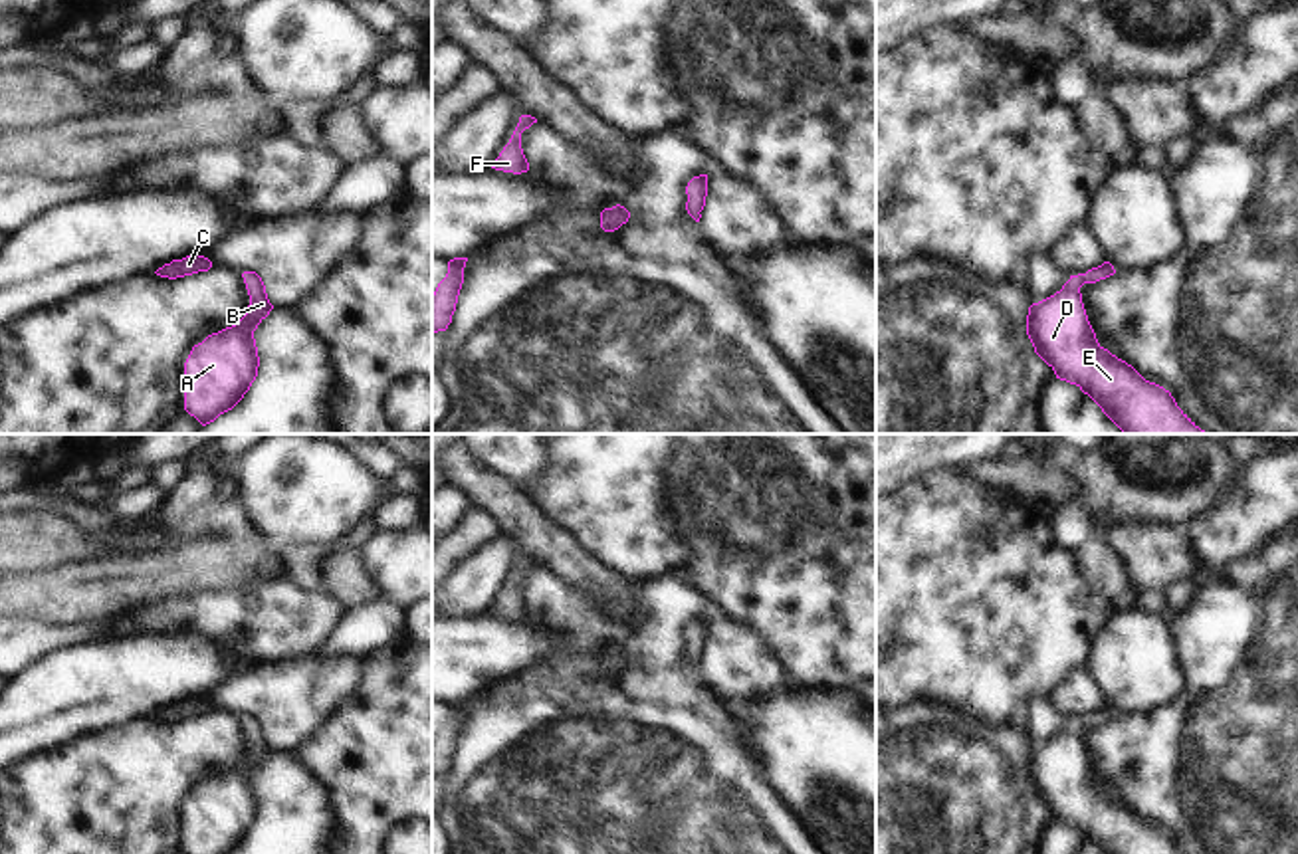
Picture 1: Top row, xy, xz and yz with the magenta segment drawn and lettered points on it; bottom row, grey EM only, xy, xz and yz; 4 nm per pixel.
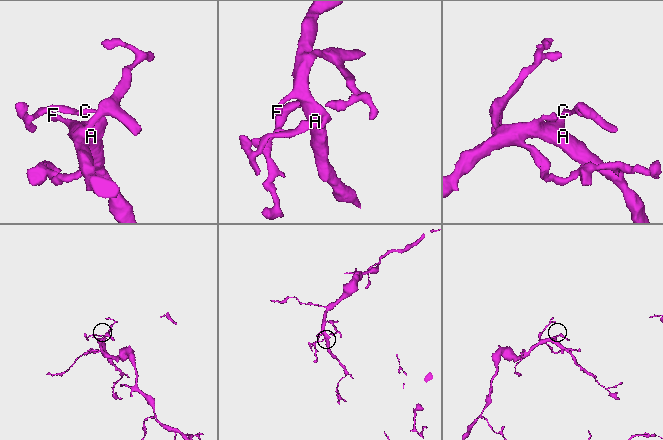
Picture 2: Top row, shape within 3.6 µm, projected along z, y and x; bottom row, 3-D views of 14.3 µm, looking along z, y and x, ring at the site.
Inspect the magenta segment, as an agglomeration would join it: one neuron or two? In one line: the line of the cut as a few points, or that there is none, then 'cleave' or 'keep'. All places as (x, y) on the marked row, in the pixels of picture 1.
cut none; keep

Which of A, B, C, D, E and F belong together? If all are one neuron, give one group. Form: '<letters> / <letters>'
A B C D E F

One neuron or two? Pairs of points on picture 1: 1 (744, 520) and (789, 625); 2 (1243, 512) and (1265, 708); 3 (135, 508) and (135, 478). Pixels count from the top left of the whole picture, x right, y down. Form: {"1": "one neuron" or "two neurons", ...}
{"1": "one neuron", "2": "two neurons", "3": "one neuron"}

